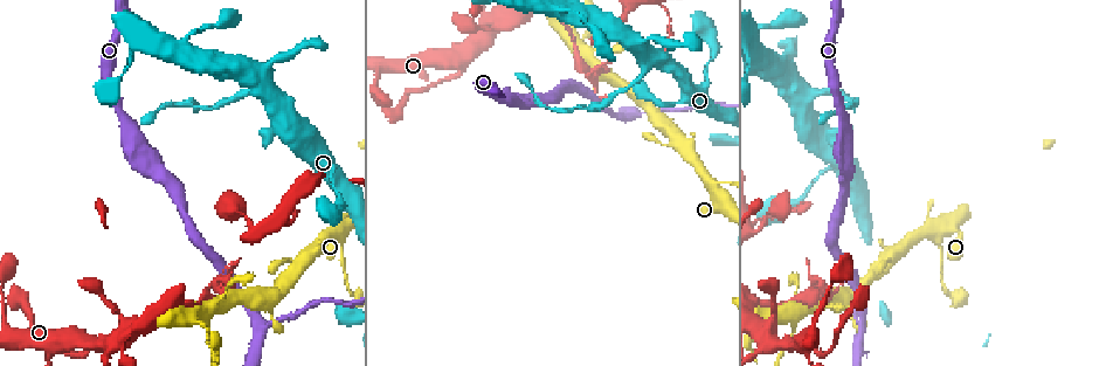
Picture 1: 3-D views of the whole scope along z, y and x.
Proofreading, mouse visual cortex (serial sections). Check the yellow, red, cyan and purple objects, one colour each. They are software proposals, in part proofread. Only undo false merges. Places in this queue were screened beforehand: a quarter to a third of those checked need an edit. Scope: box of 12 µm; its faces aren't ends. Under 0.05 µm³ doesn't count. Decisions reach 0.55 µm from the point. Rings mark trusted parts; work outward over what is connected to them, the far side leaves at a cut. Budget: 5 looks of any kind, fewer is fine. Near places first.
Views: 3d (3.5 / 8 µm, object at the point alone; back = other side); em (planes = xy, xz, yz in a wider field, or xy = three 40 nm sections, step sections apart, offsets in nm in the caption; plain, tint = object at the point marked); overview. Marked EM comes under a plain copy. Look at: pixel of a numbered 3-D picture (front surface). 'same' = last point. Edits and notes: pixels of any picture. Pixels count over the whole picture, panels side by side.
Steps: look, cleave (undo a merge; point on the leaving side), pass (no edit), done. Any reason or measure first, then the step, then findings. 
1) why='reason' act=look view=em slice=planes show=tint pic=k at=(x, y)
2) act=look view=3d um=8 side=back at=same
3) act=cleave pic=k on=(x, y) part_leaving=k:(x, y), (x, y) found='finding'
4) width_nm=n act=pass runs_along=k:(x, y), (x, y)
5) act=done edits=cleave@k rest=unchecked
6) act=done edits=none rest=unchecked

act=look view=3d um=3.5 pic=1 at=(87, 341)

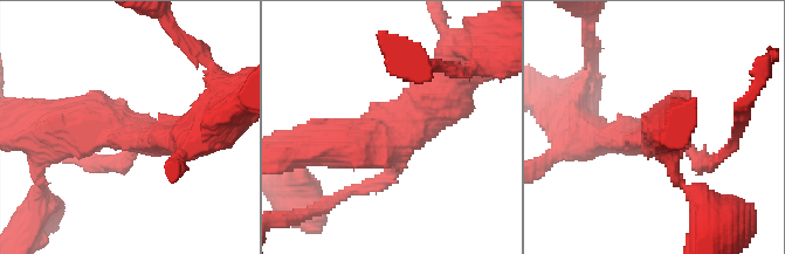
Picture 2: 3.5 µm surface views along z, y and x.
arms=3 arm_widths_nm=200,450,600 act=look view=em slice=xy step=5 show=tint pic=2 at=(392, 142)

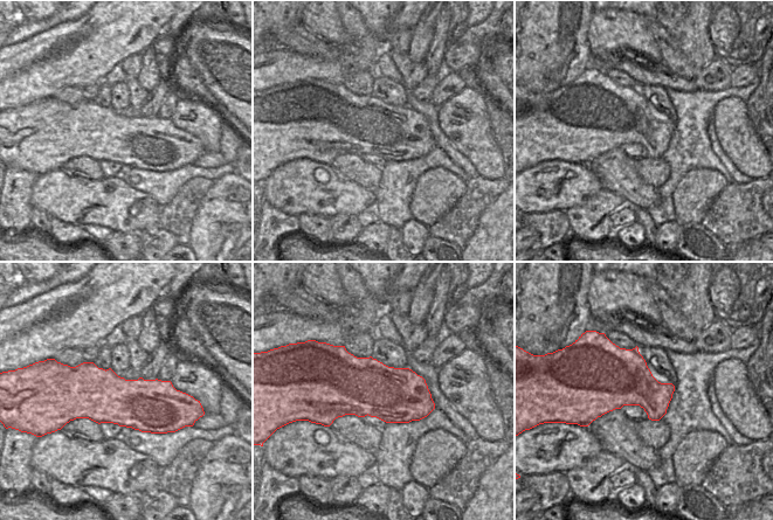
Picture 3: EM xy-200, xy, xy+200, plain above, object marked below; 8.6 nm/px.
why='cut it another way' act=look view=em slice=xy step=1 show=tint at=same

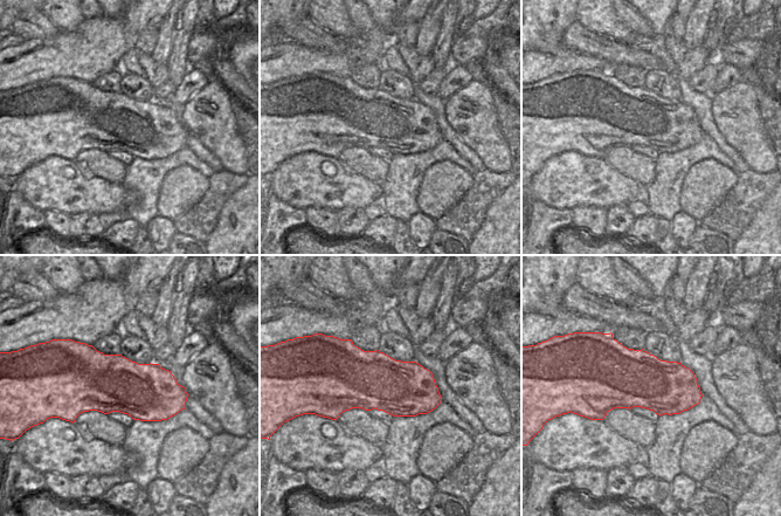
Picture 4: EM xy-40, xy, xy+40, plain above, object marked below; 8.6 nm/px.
width_nm=500 act=pass runs_along=2:(311, 146), (391, 143), (452, 93) found='all the same cell'

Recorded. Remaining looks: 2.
why='sudden change in width' act=look view=3d um=3.5 pic=1 at=(761, 305)

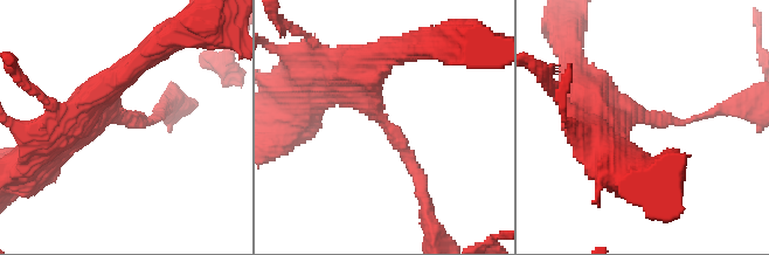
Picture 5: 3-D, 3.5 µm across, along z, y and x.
arm_widths_nm=100,450 why='shape alone is not enough' act=look view=em slice=planes show=tint pic=5 at=(640, 115)

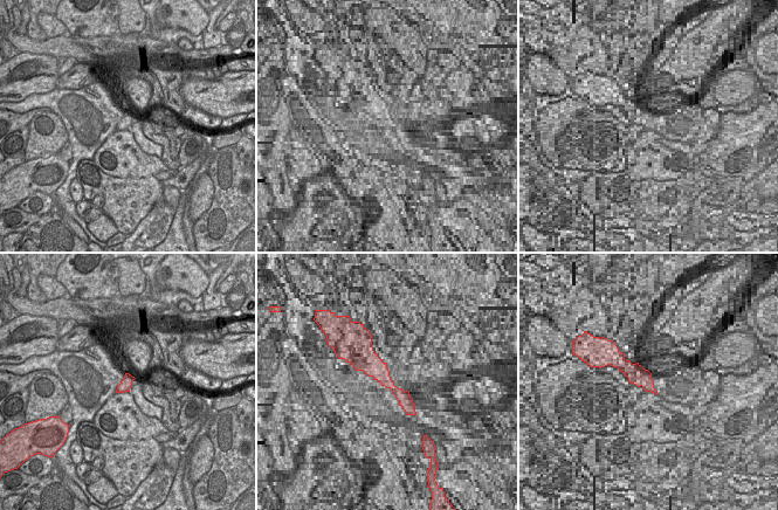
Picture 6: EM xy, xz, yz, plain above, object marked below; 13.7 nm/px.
act=pass runs_along=5:(321, 73), (389, 126), (417, 181) found='one cell here'

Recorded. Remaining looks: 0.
act=done edits=none rest=unchecked

